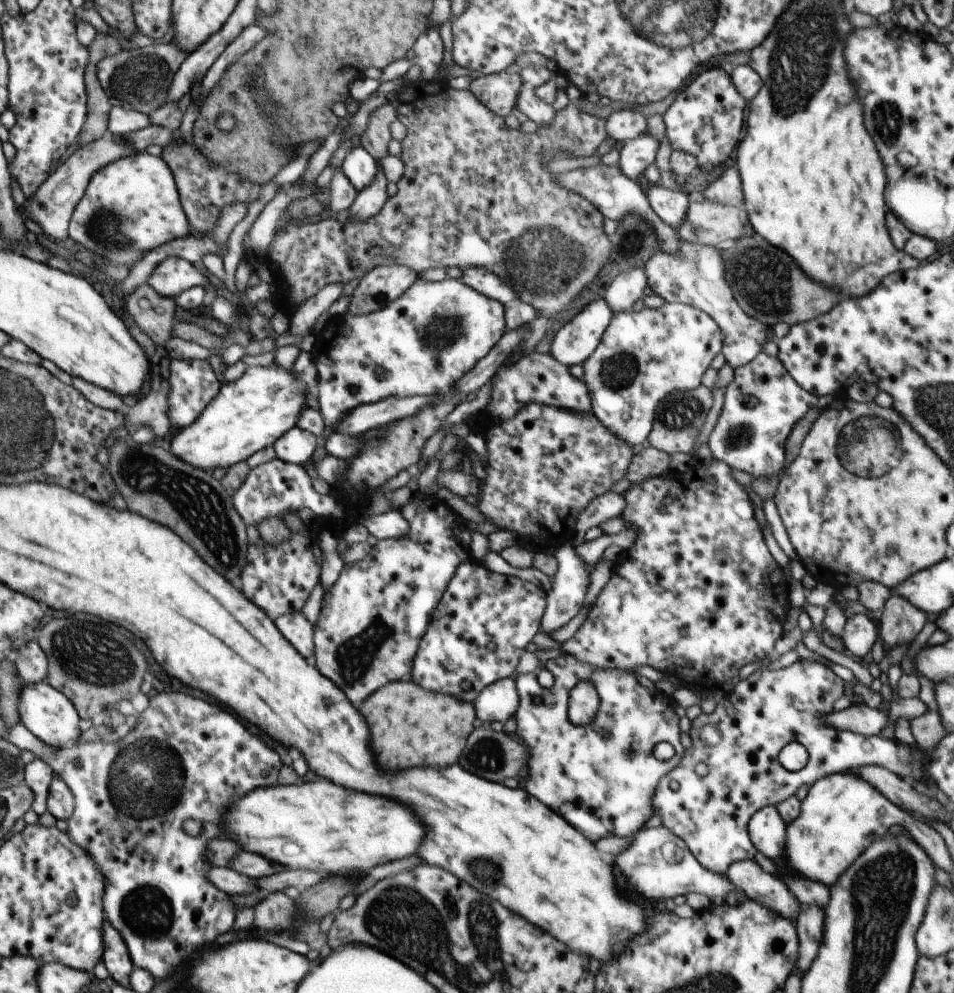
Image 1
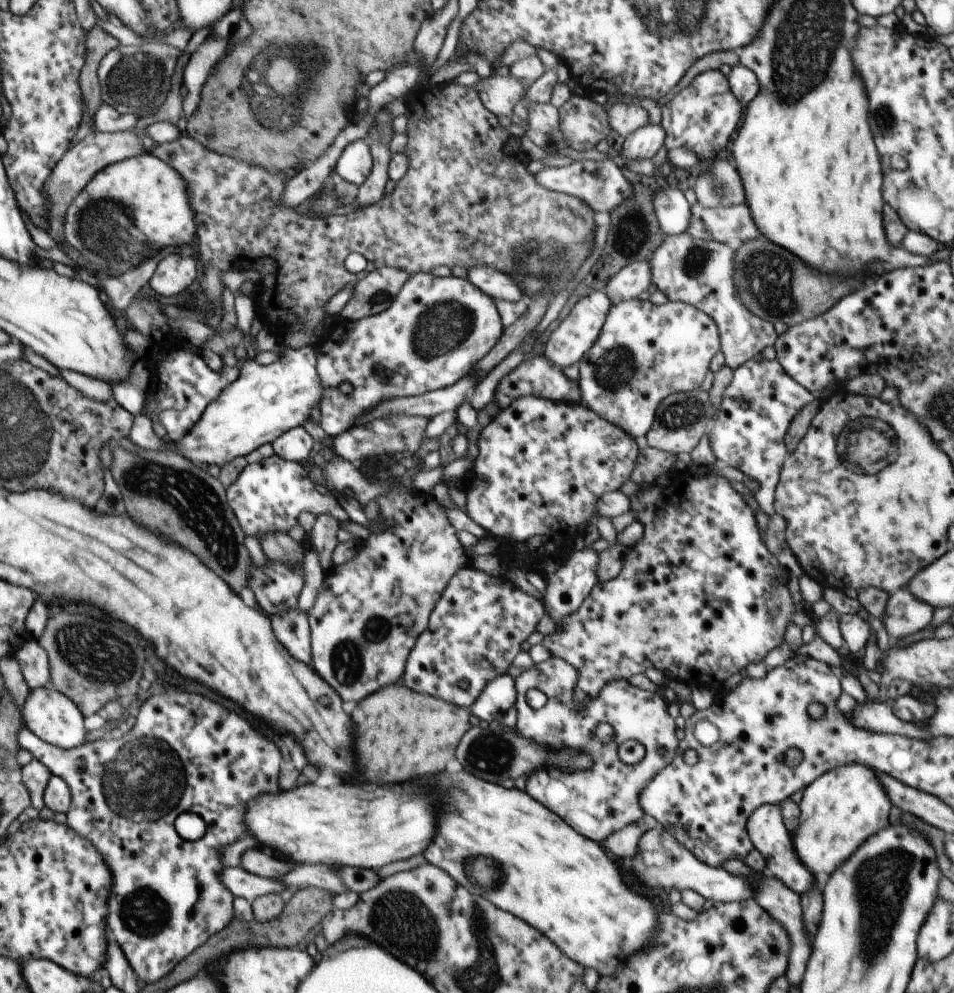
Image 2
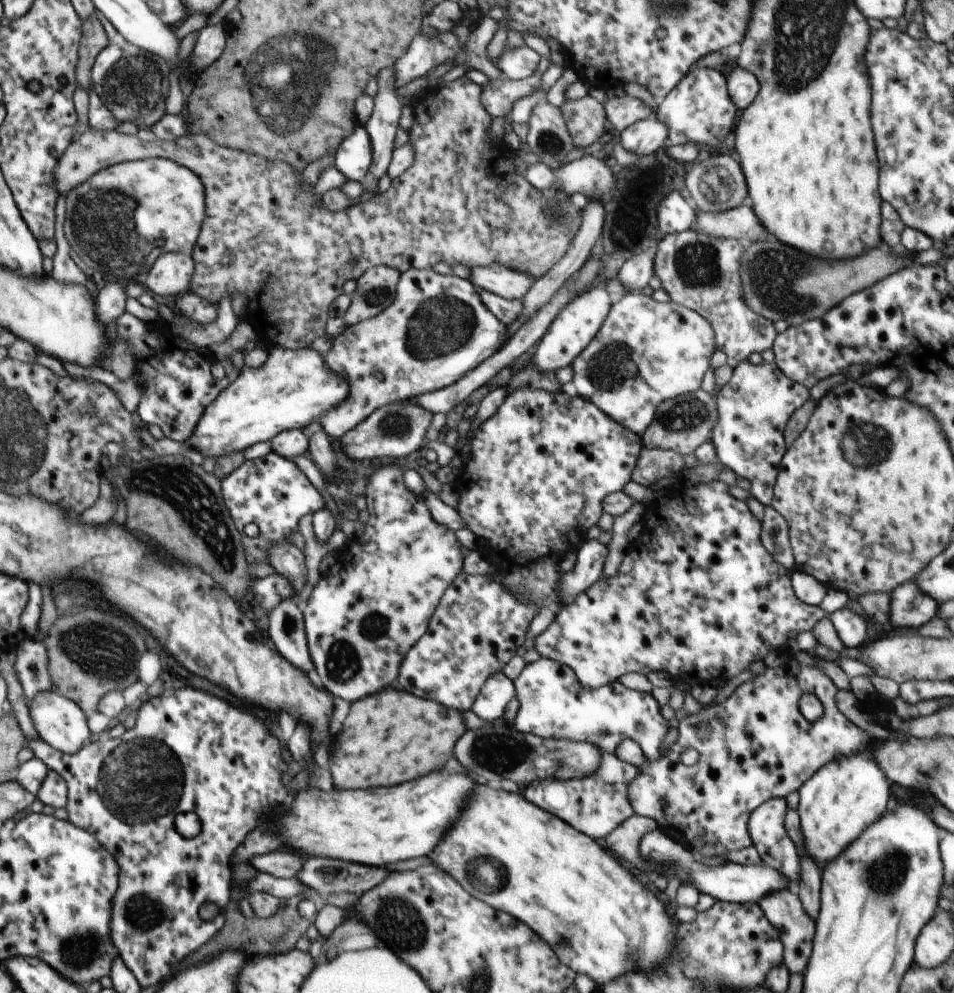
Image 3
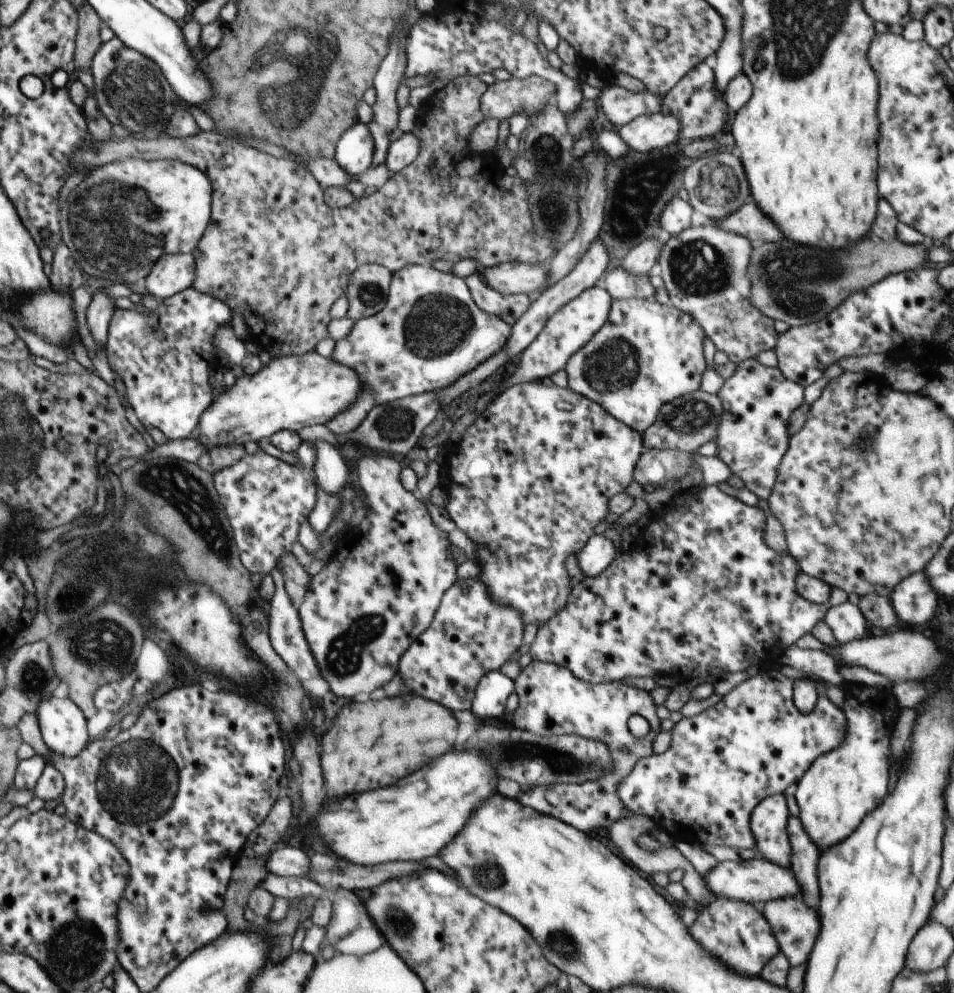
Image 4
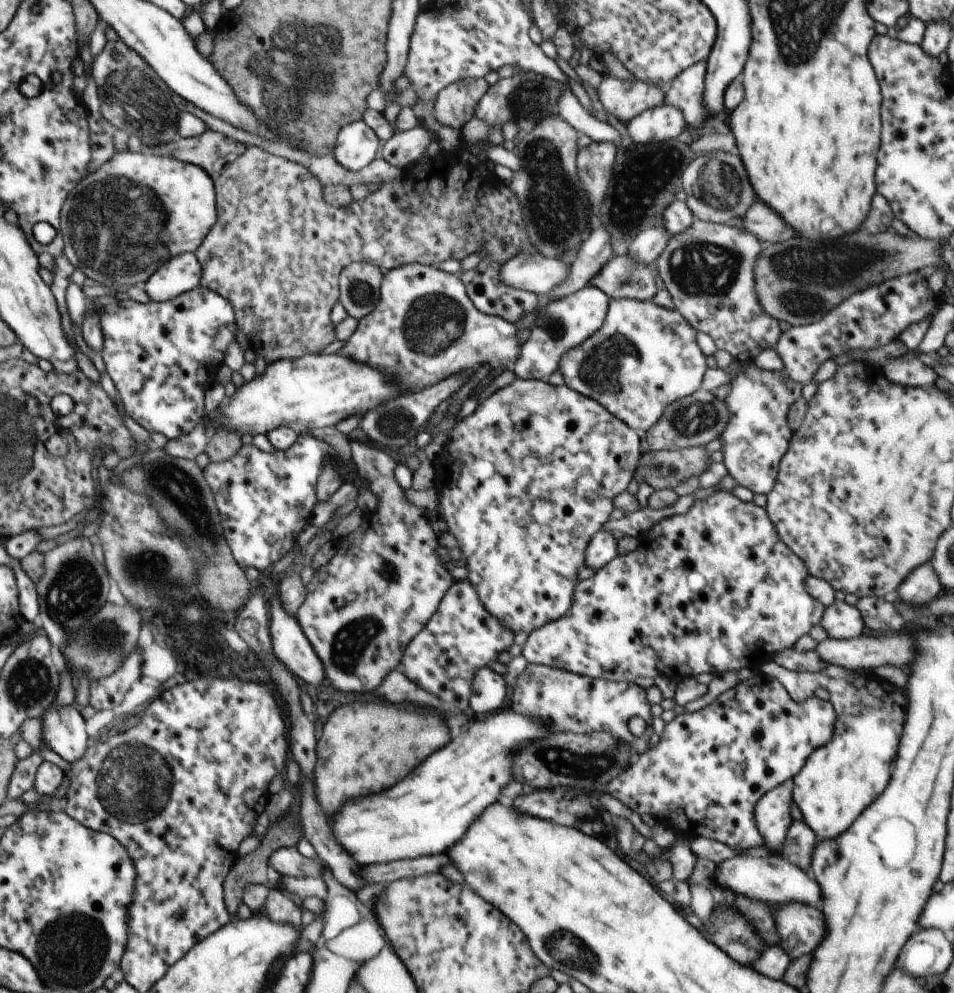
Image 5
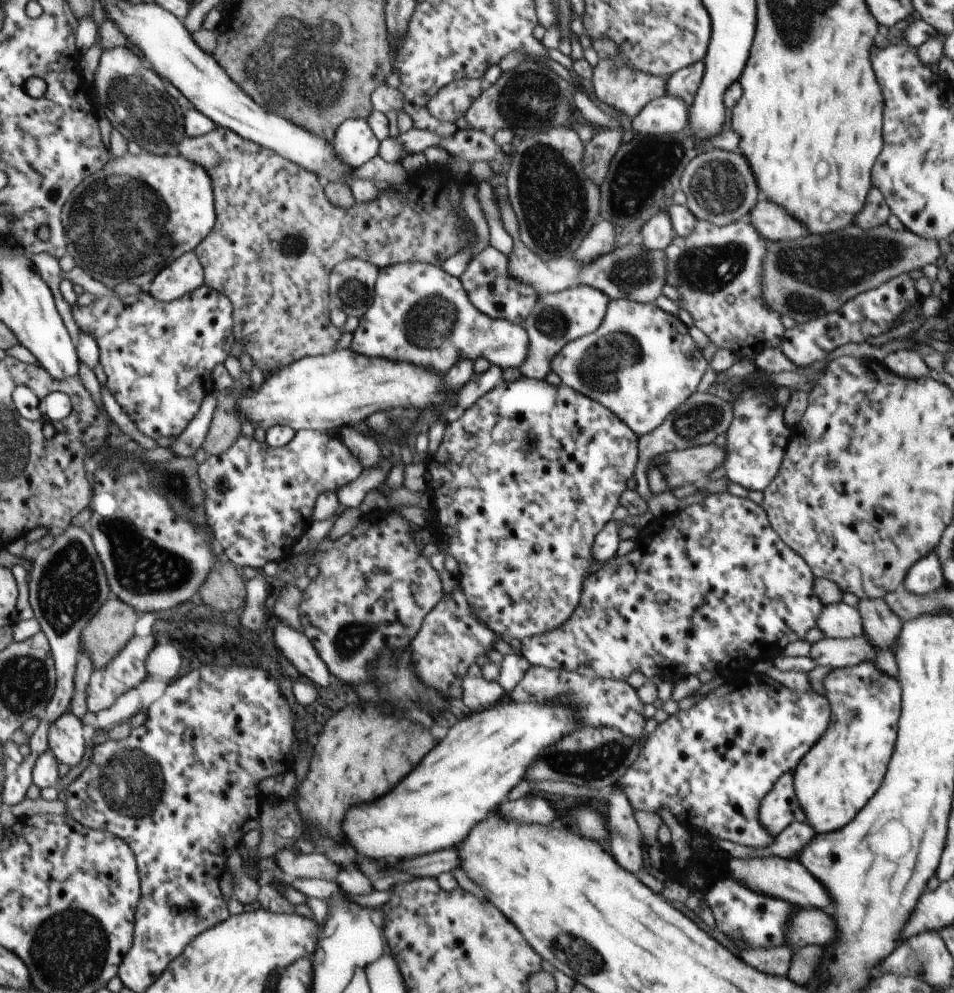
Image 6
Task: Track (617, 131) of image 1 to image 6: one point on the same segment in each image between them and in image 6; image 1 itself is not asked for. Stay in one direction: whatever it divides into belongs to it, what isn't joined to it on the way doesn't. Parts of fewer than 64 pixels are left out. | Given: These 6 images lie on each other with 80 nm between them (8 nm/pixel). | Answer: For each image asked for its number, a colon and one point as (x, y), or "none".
2: (626, 116)
3: (623, 111)
4: (621, 106)
5: (625, 100)
6: (629, 91)

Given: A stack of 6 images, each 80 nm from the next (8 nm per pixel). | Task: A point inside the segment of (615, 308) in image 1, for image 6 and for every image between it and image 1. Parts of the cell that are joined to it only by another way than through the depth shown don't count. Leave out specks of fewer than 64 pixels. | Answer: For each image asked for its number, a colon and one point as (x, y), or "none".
2: (632, 280)
3: (635, 274)
4: (639, 261)
5: (646, 248)
6: (656, 235)

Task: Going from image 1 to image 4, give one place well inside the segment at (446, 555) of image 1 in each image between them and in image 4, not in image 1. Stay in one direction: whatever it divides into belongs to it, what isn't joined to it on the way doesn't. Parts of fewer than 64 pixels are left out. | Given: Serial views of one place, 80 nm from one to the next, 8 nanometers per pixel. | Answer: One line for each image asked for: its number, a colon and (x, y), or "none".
2: (369, 612)
3: (367, 611)
4: (364, 609)

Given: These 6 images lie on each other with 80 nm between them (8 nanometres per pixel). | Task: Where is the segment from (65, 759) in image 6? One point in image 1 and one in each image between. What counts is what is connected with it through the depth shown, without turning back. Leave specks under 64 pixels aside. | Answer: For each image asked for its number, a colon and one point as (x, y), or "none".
1: (46, 712)
2: (48, 713)
3: (59, 721)
4: (63, 727)
5: (63, 729)

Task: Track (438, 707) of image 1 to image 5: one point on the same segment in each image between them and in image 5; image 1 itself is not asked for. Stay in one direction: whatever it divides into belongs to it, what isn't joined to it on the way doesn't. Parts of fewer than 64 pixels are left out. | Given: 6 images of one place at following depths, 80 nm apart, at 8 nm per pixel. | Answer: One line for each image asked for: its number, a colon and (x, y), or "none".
2: (402, 735)
3: (392, 737)
4: (376, 743)
5: (365, 746)

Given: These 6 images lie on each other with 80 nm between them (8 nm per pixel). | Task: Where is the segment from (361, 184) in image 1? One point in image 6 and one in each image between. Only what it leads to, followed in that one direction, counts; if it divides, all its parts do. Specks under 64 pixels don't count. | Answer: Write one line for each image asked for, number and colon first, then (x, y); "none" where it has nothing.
2: (355, 163)
3: (353, 157)
4: (354, 152)
5: (357, 145)
6: (355, 144)

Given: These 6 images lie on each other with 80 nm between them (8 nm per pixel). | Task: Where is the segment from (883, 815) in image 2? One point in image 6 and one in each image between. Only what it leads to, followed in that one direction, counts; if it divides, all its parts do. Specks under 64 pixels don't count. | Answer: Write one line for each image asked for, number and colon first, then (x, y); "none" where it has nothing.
3: (844, 796)
4: (841, 787)
5: (838, 781)
6: (842, 771)

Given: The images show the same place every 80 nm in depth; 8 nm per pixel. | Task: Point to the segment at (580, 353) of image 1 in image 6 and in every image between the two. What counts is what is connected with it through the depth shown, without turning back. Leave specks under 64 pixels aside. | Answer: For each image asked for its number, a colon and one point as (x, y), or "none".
2: (574, 337)
3: (576, 325)
4: (569, 329)
5: (562, 325)
6: (562, 317)

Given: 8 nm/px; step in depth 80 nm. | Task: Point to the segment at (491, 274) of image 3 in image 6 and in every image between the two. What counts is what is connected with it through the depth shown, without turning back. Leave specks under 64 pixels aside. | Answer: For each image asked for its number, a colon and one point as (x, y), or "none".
4: (516, 278)
5: (534, 273)
6: (631, 271)

